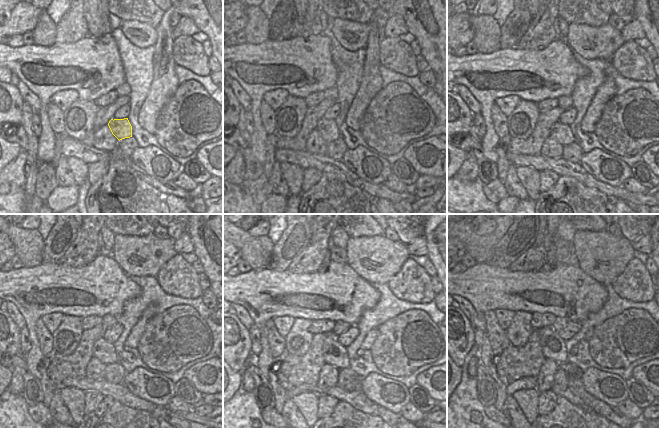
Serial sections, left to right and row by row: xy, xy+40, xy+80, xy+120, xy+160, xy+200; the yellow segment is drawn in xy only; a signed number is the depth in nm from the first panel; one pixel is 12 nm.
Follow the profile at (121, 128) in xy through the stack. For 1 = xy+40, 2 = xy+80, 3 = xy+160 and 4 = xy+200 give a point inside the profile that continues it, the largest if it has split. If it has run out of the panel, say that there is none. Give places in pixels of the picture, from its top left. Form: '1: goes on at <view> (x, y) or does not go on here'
1: goes on at xy+40 (330, 130)
2: goes on at xy+80 (556, 130)
3: goes on at xy+160 (335, 354)
4: goes on at xy+200 (560, 355)

